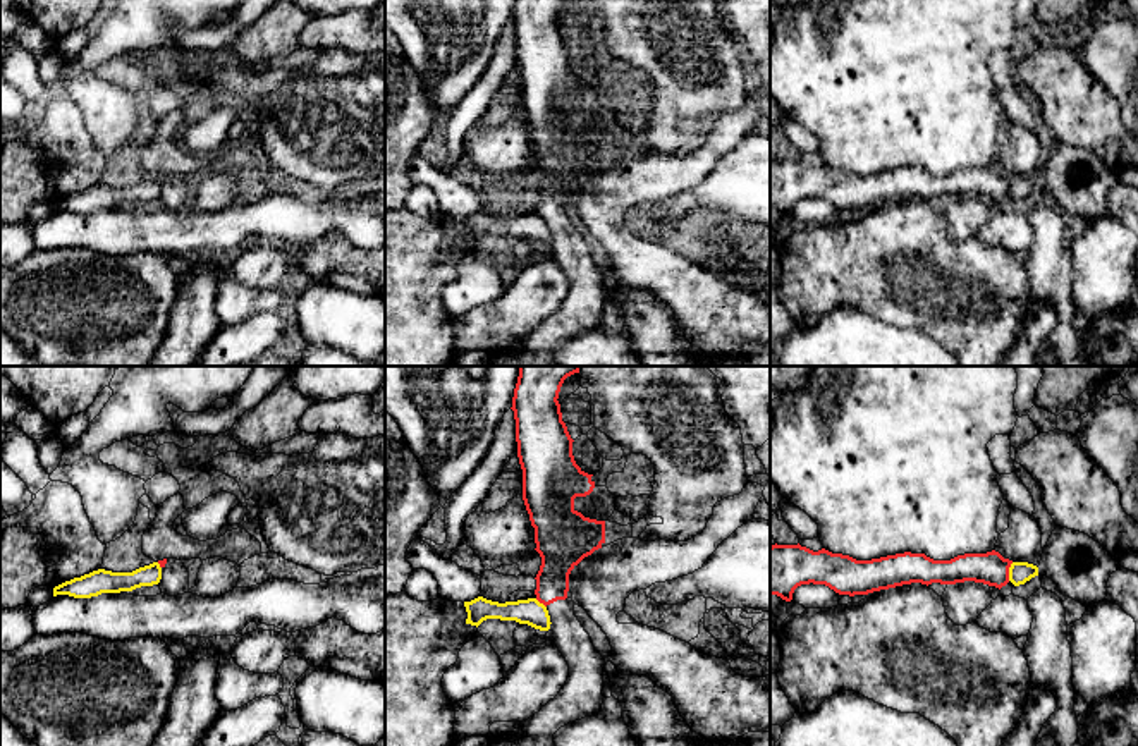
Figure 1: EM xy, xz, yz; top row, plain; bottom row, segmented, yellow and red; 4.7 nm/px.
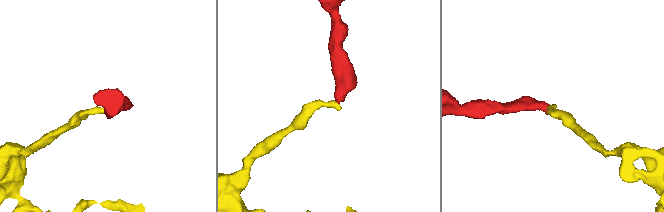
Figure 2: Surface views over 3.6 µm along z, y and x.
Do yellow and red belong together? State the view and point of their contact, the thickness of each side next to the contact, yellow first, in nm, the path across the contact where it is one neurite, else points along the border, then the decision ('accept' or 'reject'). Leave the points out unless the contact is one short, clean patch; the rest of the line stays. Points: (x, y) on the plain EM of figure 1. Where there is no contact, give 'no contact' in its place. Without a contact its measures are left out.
yz (1009, 186) | 100/150 nm | along yz (1013, 177), (1008, 195) | reject

